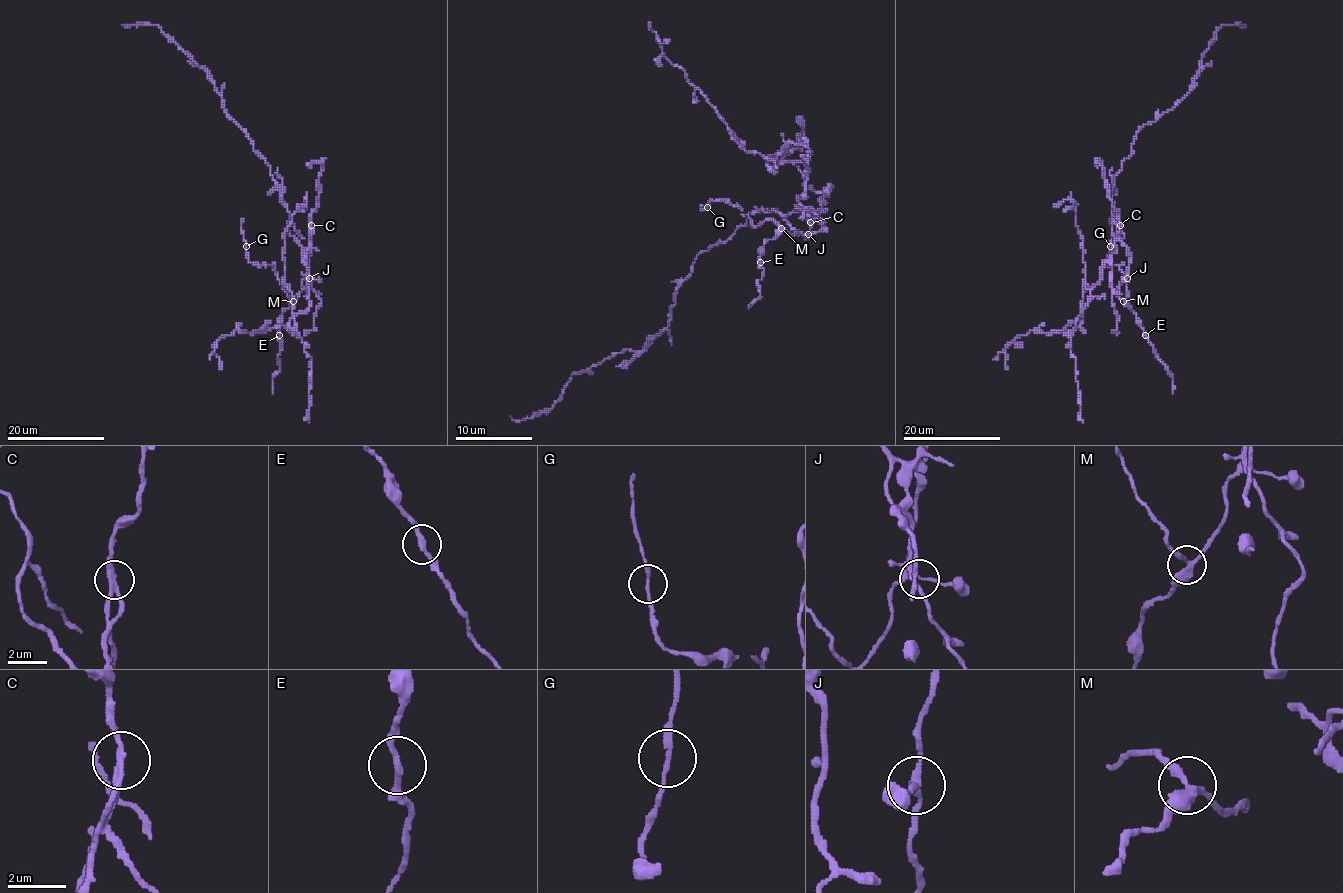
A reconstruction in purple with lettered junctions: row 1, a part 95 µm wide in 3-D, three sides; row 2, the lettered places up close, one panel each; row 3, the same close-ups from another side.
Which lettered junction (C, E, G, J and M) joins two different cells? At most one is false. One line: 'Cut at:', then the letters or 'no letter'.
Cut at: C

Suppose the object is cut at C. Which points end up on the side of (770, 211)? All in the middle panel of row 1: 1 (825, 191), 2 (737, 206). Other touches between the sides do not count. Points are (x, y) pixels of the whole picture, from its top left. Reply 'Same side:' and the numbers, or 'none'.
Same side: none

